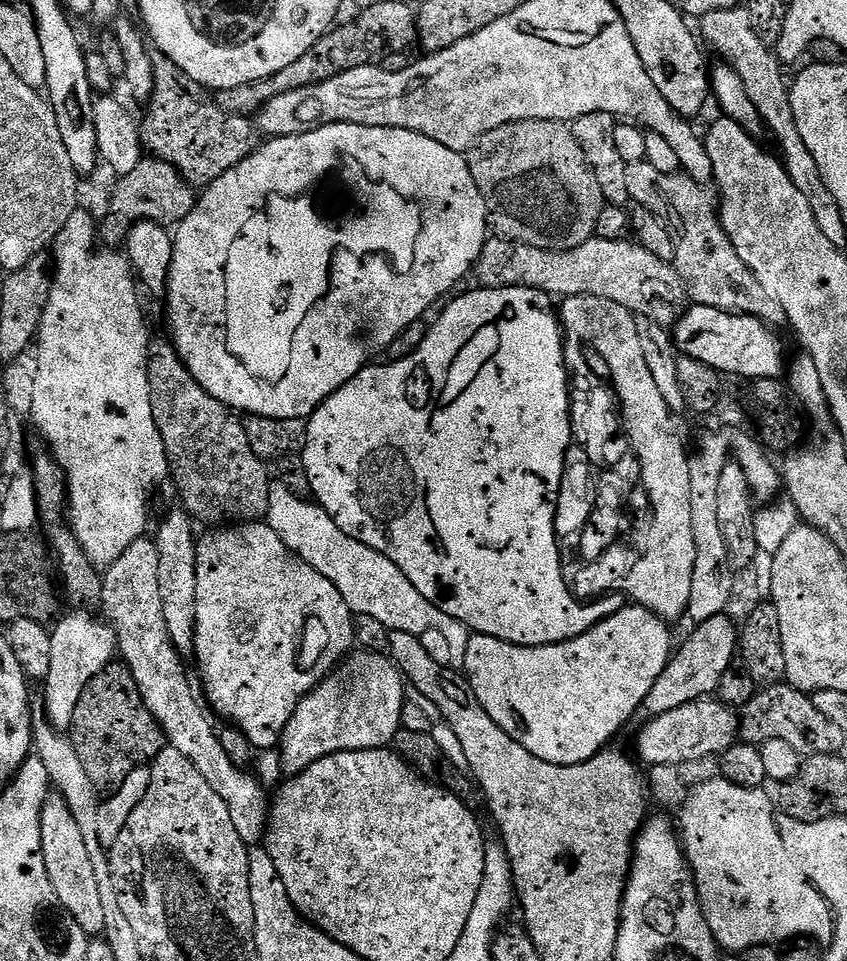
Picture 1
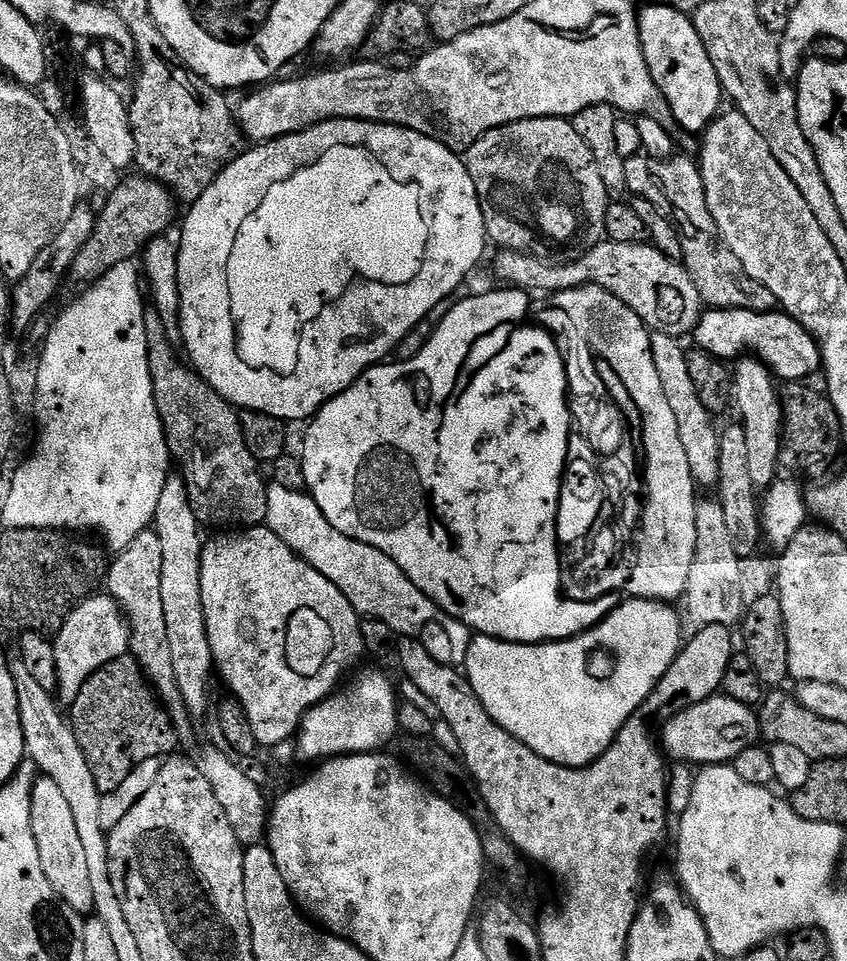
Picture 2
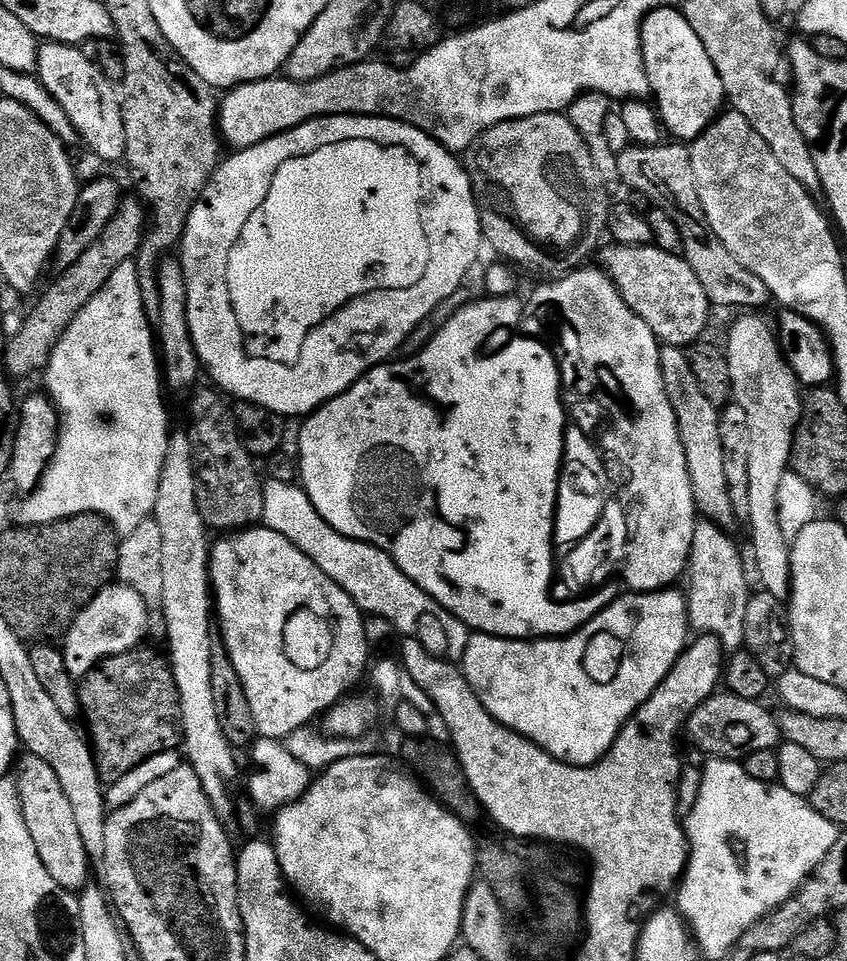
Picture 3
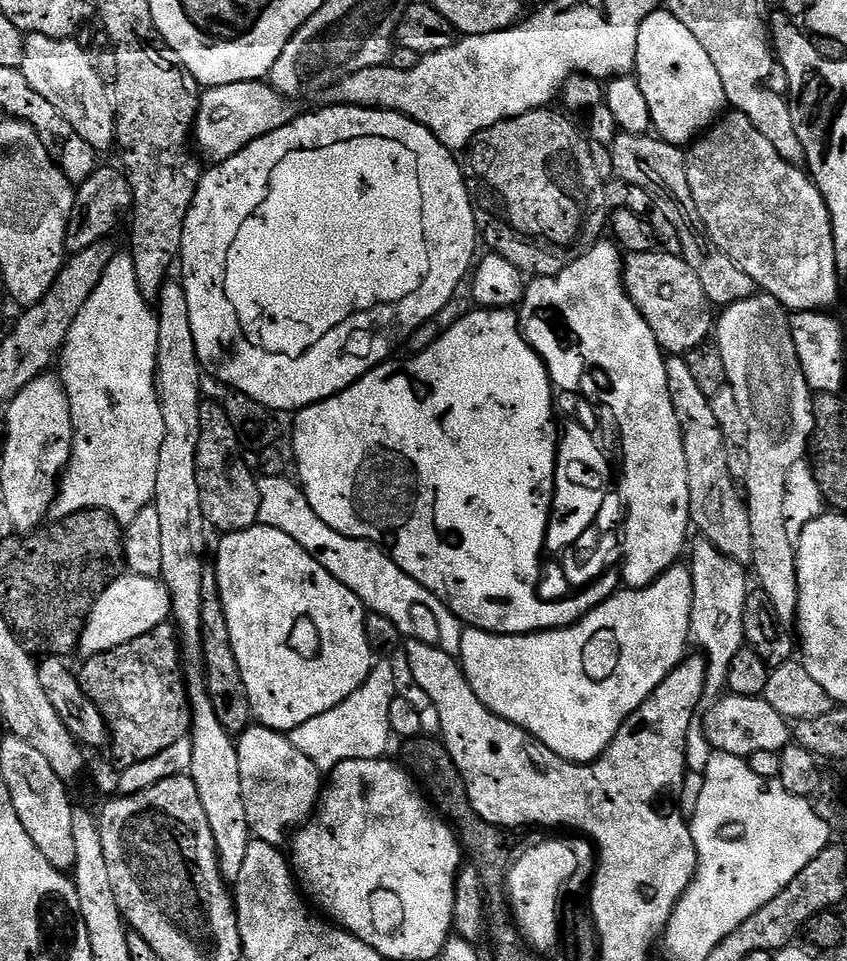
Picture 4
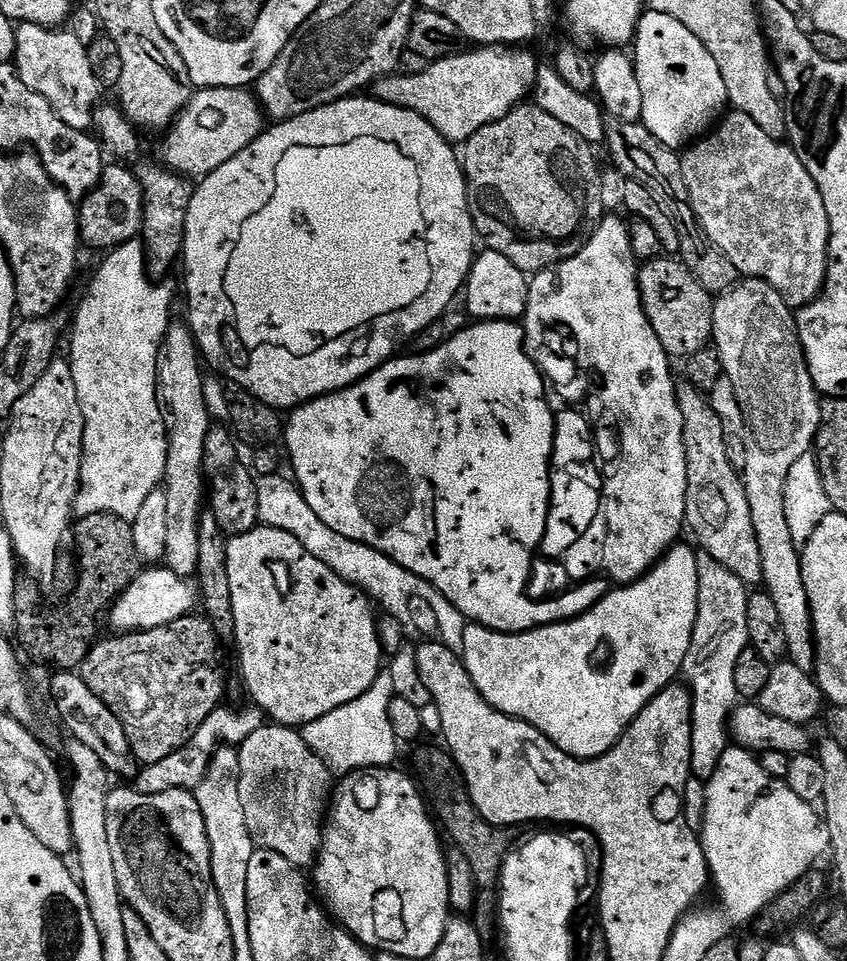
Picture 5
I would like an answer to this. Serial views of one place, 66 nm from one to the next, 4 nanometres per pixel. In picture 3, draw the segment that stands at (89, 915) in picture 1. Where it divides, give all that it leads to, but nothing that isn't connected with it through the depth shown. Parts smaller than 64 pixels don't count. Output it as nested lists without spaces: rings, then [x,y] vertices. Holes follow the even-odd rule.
[[[21,755],[18,772],[19,768],[20,776],[15,777],[16,789],[20,795],[22,814],[26,818],[26,830],[30,830],[34,846],[38,846],[42,866],[46,866],[50,878],[54,878],[58,886],[67,892],[79,893],[89,883],[90,861],[86,846],[82,846],[82,834],[78,834],[78,825],[74,822],[74,810],[62,790],[62,782],[58,782],[58,774],[54,774],[54,770],[50,770],[50,766],[37,756]]]

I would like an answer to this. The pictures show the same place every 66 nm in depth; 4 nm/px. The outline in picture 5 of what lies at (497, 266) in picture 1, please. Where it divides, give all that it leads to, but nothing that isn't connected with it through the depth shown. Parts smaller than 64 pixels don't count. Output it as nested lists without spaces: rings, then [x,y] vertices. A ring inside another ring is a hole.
[[[676,258],[647,261],[639,269],[638,279],[644,313],[669,357],[687,358],[698,350],[709,347],[712,340],[714,296],[704,289],[698,278],[694,278],[694,274],[690,274],[683,262]]]

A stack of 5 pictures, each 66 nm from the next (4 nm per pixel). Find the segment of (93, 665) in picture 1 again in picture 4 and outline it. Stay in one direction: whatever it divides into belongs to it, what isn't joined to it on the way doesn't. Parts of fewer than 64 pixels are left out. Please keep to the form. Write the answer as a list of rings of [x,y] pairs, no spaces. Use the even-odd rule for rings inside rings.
[[[121,574],[102,590],[98,602],[90,610],[80,635],[78,649],[81,657],[97,656],[106,650],[126,646],[142,634],[150,634],[159,624],[169,623],[172,614],[172,599],[164,581],[154,577]]]

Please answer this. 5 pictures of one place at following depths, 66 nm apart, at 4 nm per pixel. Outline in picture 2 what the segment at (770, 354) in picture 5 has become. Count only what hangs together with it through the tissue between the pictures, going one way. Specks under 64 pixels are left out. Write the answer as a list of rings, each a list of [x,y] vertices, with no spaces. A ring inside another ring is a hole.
[[[744,358],[734,368],[734,408],[740,411],[739,423],[746,430],[747,459],[750,462],[750,482],[758,490],[766,490],[778,476],[780,462],[780,432],[784,429],[784,407],[780,405],[777,381],[763,364]]]

